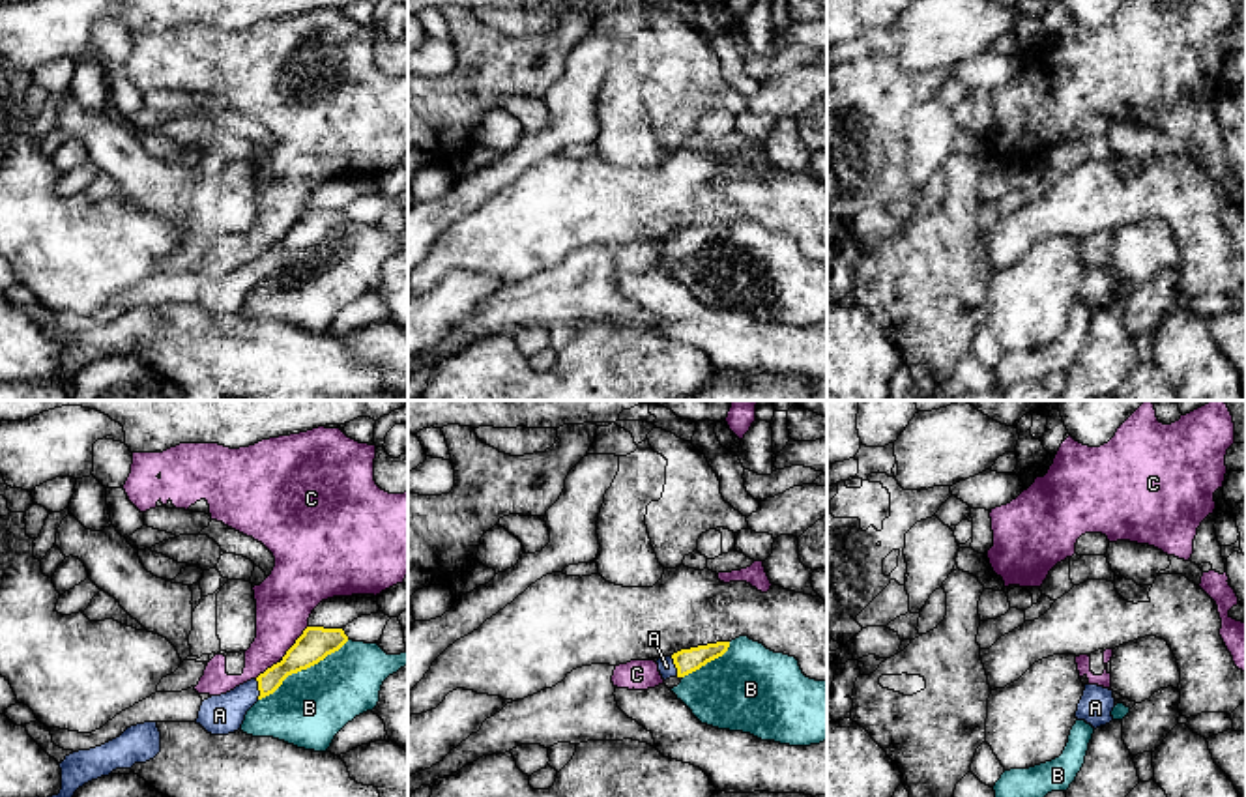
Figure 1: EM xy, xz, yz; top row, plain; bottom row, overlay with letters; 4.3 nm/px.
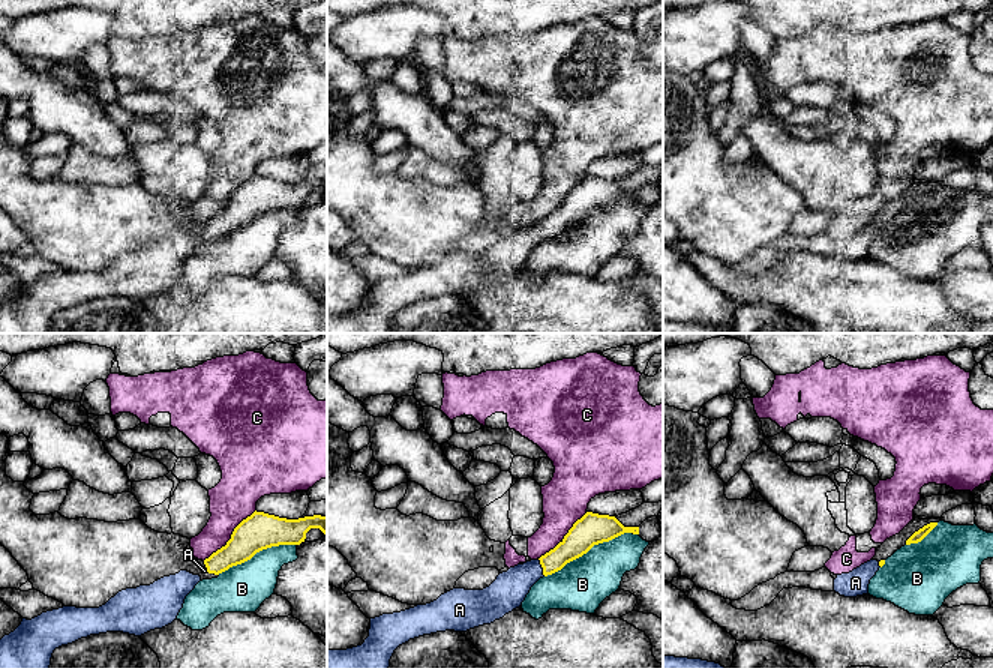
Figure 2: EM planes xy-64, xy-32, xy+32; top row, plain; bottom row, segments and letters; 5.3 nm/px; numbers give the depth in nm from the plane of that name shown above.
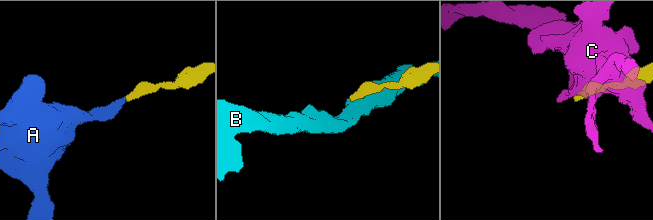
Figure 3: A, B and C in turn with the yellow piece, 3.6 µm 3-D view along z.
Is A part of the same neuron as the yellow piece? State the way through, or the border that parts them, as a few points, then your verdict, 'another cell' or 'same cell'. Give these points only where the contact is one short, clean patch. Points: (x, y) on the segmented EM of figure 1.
way xz (687, 661), (676, 666), (666, 666); same cell

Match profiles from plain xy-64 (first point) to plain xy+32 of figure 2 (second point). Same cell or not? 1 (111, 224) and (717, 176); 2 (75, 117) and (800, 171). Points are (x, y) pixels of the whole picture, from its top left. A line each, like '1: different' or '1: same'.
1: same
2: same

